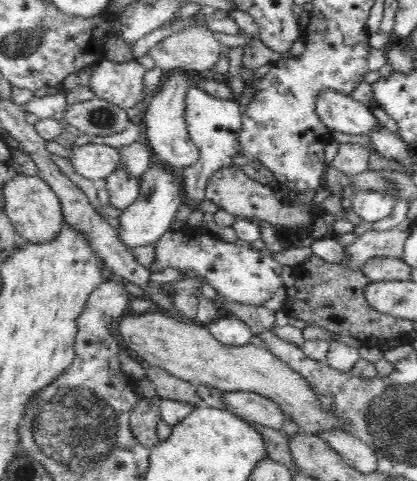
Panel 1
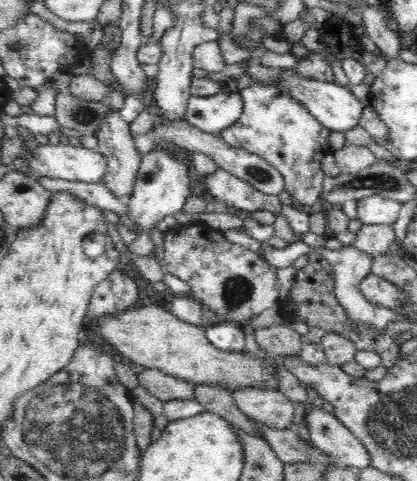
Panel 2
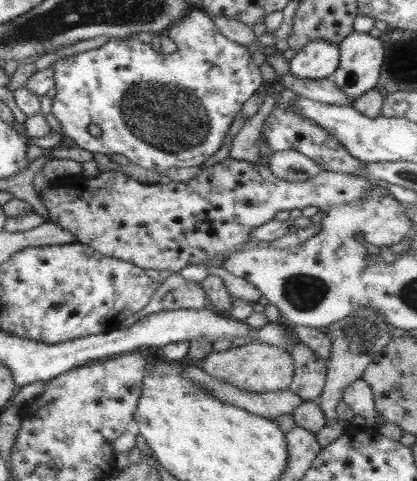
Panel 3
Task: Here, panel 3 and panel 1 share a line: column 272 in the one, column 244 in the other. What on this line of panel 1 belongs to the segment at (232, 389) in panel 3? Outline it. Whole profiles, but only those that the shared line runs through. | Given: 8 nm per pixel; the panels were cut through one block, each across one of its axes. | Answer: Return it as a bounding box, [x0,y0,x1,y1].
[222,392,286,430]

